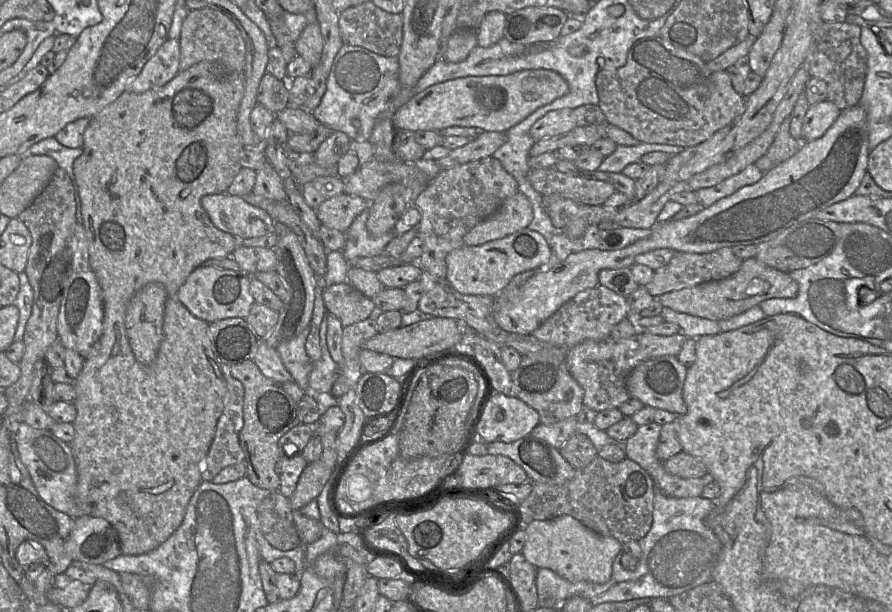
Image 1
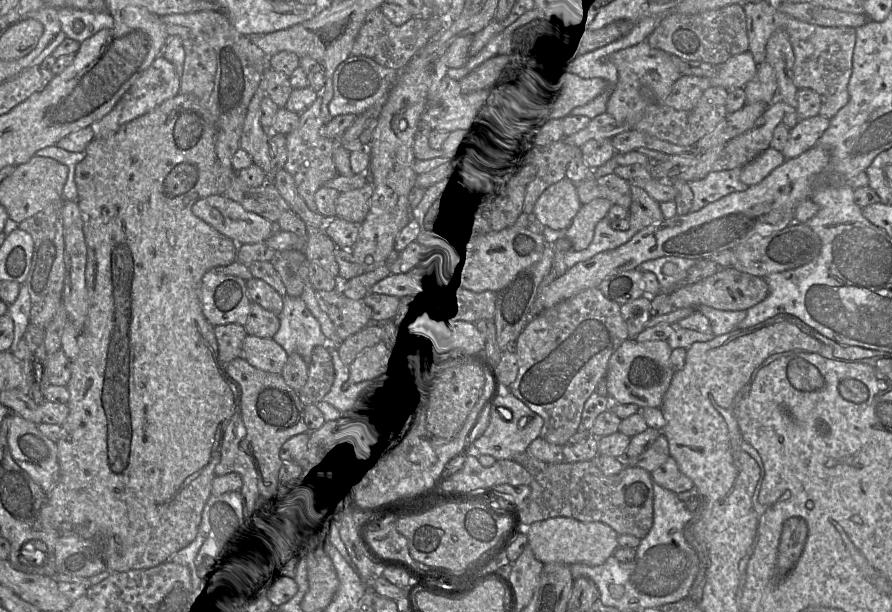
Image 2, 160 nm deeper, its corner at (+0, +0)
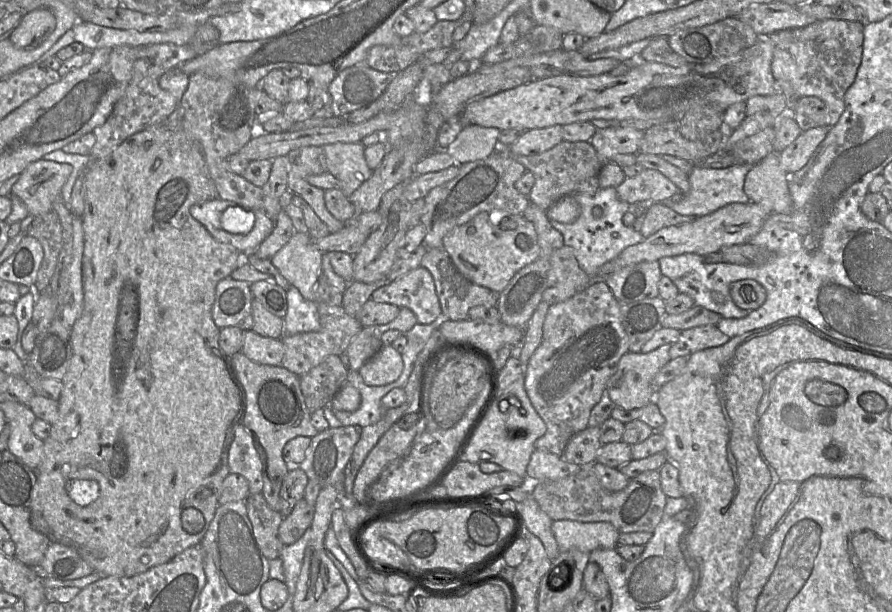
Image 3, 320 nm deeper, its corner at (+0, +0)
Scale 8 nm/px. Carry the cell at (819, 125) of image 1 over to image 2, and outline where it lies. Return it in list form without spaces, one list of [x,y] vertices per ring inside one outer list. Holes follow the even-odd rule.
[[[819,115],[799,120],[790,130],[788,141],[782,150],[787,159],[795,158],[818,144],[820,137],[829,127],[830,119]]]

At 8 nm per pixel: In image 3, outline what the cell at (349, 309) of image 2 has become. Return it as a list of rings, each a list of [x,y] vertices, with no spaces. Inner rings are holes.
[[[318,301],[317,310],[321,325],[319,331],[283,335],[281,338],[285,348],[282,366],[299,377],[319,365],[329,355],[340,356],[345,354],[351,340],[362,329],[359,320],[347,314],[342,306],[329,305]]]

